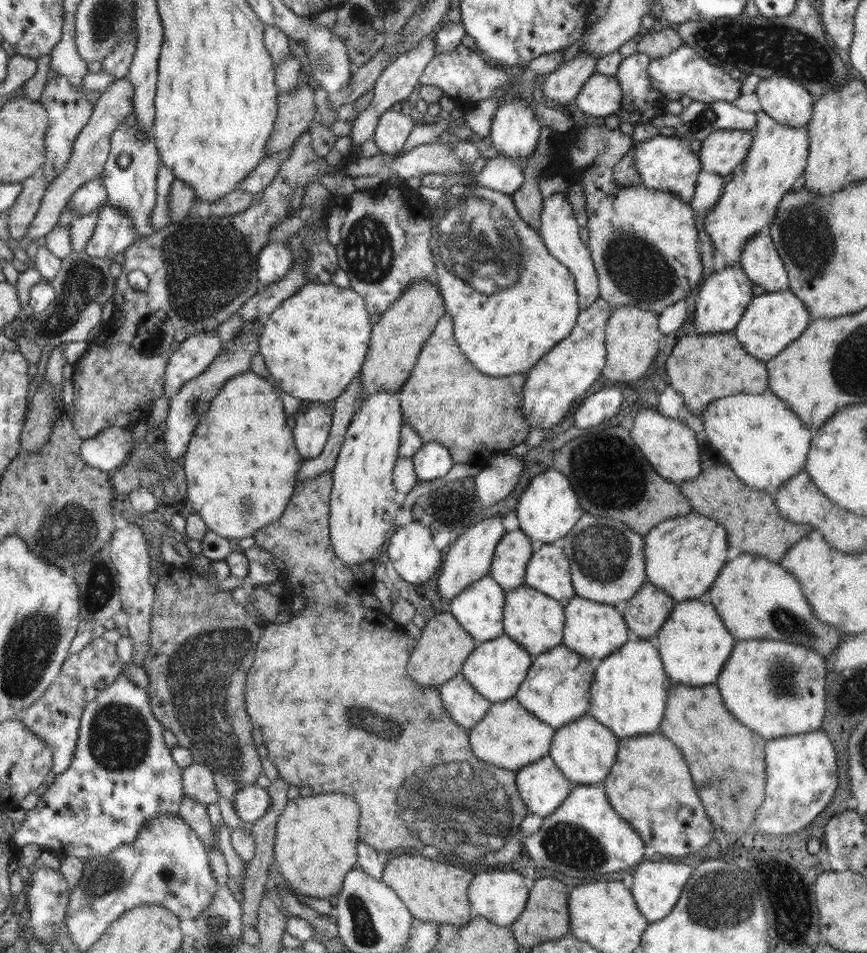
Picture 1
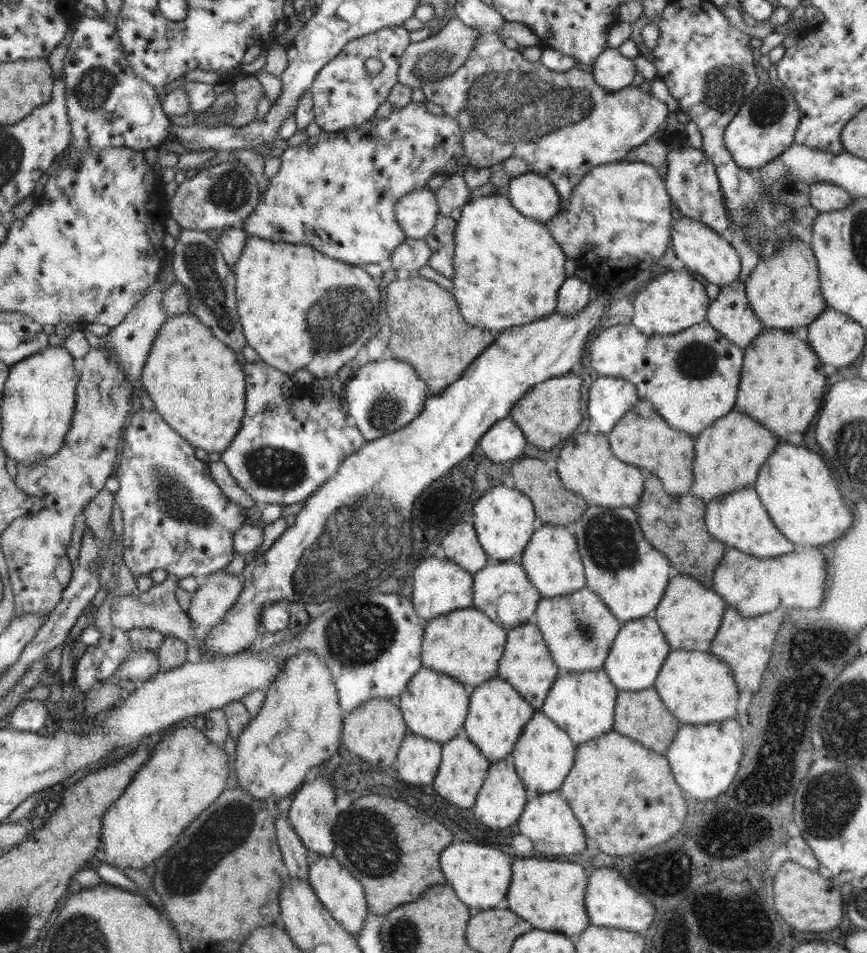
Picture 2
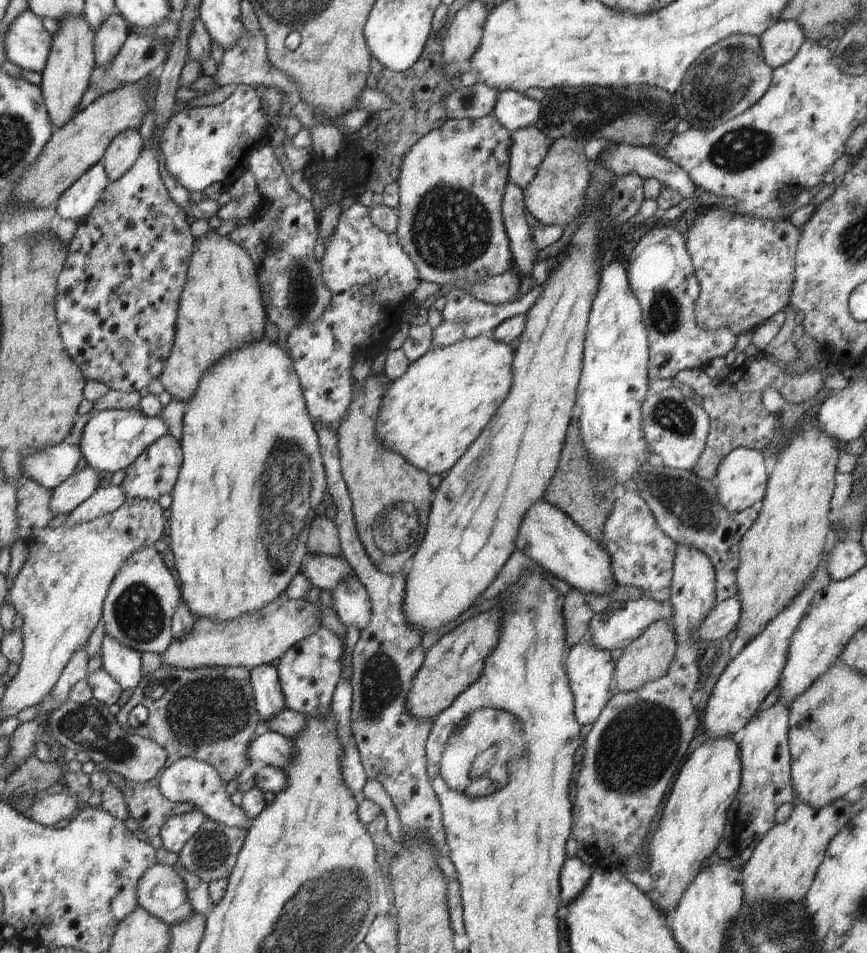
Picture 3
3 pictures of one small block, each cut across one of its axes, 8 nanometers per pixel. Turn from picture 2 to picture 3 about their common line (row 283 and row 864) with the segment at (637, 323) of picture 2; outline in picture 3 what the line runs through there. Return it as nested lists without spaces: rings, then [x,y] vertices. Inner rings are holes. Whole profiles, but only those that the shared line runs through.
[[[706,738],[701,746],[691,752],[683,765],[668,800],[662,812],[662,818],[658,823],[649,844],[648,863],[646,868],[652,877],[652,890],[650,893],[652,904],[656,910],[667,913],[670,907],[676,908],[686,888],[694,882],[694,878],[703,870],[703,860],[712,856],[714,850],[722,838],[726,824],[726,812],[736,798],[740,788],[742,766],[740,766],[740,747],[730,738]]]

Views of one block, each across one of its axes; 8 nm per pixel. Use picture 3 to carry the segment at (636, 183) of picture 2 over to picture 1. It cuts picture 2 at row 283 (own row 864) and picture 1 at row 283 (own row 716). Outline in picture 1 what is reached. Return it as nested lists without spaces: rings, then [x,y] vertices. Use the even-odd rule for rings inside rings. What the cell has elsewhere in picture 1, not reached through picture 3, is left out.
[[[606,125],[579,127],[584,128],[584,133],[578,133],[576,148],[590,148],[597,152],[593,158],[593,167],[589,170],[584,168],[581,184],[587,200],[587,246],[596,267],[600,297],[613,308],[634,306],[660,315],[666,306],[678,300],[686,300],[690,290],[698,286],[702,278],[703,266],[696,245],[698,233],[694,225],[694,209],[672,193],[651,189],[643,184],[618,185],[613,178],[613,166],[632,148],[632,136],[622,133],[619,129],[609,130]]]

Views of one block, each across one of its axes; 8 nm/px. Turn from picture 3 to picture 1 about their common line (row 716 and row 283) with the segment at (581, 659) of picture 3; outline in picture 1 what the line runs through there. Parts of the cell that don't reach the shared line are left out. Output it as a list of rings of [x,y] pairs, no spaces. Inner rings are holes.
[[[554,193],[548,198],[543,198],[543,207],[541,210],[541,225],[539,235],[544,241],[549,253],[564,264],[575,278],[575,285],[578,293],[578,304],[580,310],[588,308],[590,304],[600,298],[598,275],[596,267],[591,259],[589,247],[578,236],[578,223],[574,218],[572,207],[570,206],[566,193]]]

